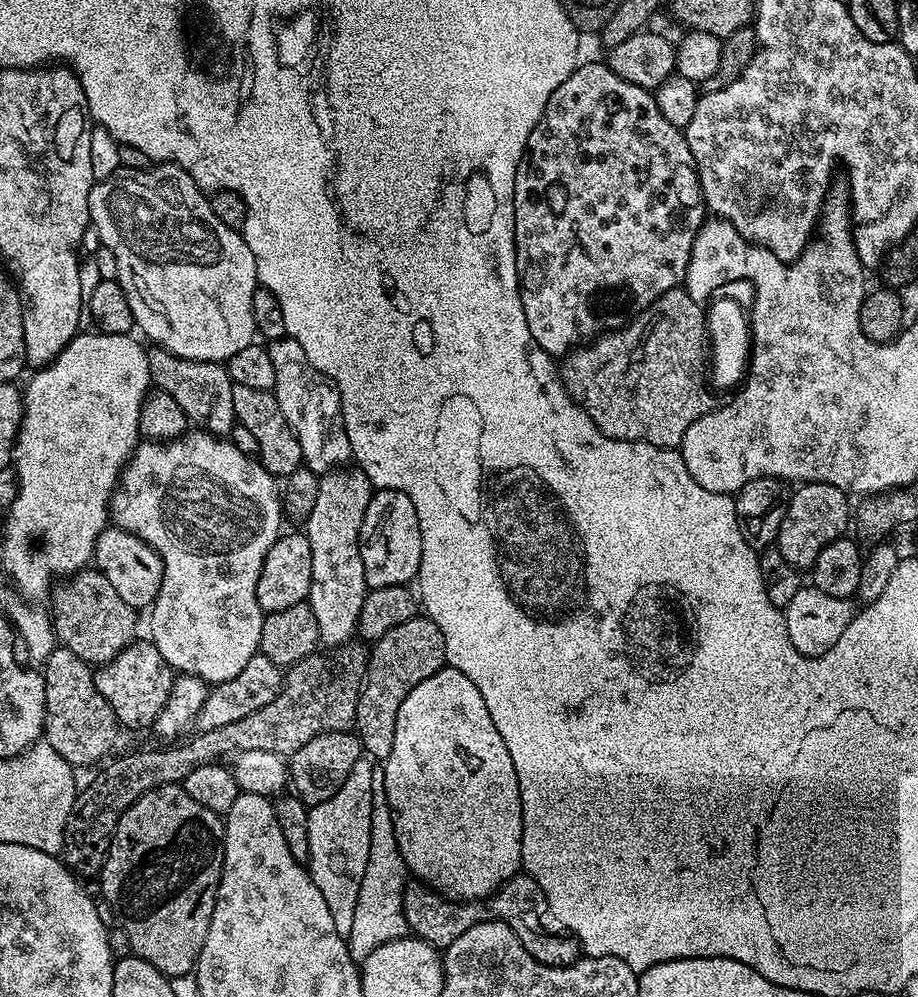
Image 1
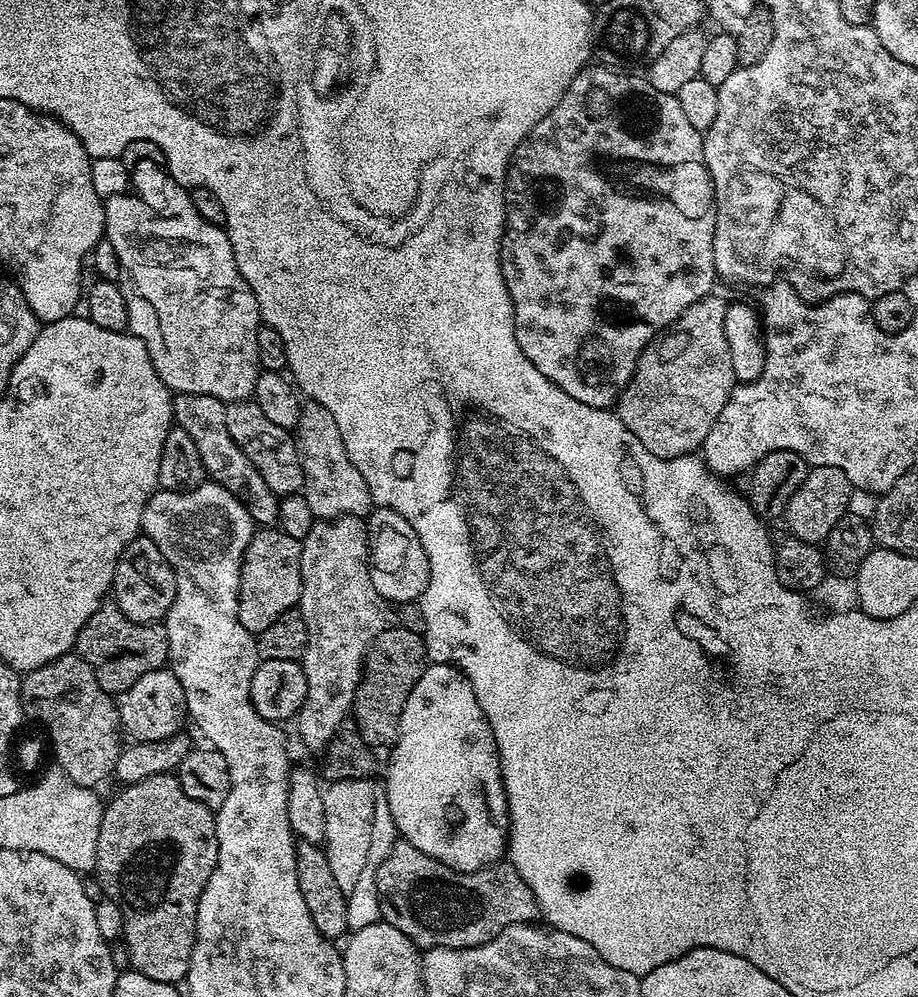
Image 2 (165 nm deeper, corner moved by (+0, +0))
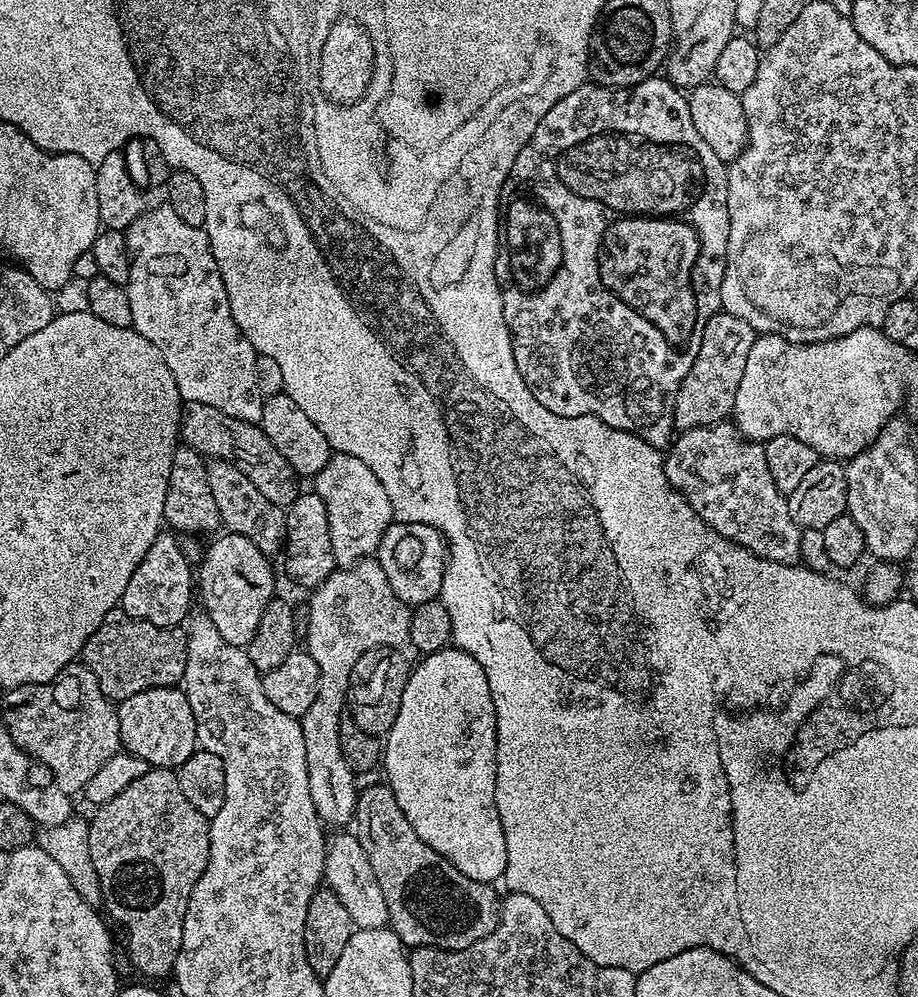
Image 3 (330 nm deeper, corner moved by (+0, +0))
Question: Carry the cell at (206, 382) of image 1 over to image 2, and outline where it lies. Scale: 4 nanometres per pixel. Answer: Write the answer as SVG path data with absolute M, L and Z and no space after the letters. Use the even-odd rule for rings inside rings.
M179 393L172 402L172 415L175 427L186 430L198 446L198 455L202 458L205 477L213 484L221 484L234 498L238 498L246 506L250 518L257 525L272 526L279 518L280 500L276 493L266 486L262 474L254 470L254 462L242 454L242 450L230 438L230 430L226 430L225 401L210 398L210 394Z

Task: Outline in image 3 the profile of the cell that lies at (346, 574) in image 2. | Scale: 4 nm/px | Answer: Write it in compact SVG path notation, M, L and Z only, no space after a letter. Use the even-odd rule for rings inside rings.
M375 558L359 560L359 562L349 568L336 568L320 585L311 589L309 596L312 597L308 600L308 644L306 644L306 651L312 655L314 662L318 662L318 670L320 671L318 698L314 698L314 703L310 705L310 710L306 710L306 714L299 717L299 722L302 726L302 738L306 738L306 770L310 774L310 798L314 798L316 812L325 825L348 826L353 823L356 815L356 797L358 795L356 787L357 773L353 772L352 767L346 762L346 754L342 754L342 746L340 745L340 715L346 710L348 679L351 676L351 668L367 651L372 651L375 648L393 648L396 650L401 647L399 644L403 644L403 646L407 645L411 634L413 609L406 602L402 602L402 598L398 598L398 594L394 594L394 590L390 590L390 582L386 582L386 574L382 574L382 566L379 560Z

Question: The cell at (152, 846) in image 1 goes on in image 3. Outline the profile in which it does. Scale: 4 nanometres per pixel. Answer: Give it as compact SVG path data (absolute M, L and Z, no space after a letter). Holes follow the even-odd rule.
M149 767L142 778L130 782L122 794L110 798L110 802L99 805L93 812L96 813L92 820L87 821L90 857L102 886L103 911L124 927L128 935L128 956L144 975L141 977L153 981L171 977L182 946L186 906L190 906L190 894L194 894L194 886L198 886L198 878L202 878L210 858L209 817L190 806L190 798L182 794L179 775L173 769L153 767Z

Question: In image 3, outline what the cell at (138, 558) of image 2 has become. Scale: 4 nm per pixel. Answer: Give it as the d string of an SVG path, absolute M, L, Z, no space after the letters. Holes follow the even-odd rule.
M161 534L156 537L156 541L150 546L150 550L146 550L146 558L142 558L142 562L138 562L138 570L134 570L134 574L130 574L130 583L126 585L126 594L122 594L122 598L119 602L119 607L130 617L135 620L141 620L142 622L150 622L154 626L162 626L163 628L174 628L183 625L185 621L189 619L190 611L188 607L191 606L192 600L194 604L194 568L190 565L190 557L186 555L182 547L181 541L175 535L167 536L167 534Z

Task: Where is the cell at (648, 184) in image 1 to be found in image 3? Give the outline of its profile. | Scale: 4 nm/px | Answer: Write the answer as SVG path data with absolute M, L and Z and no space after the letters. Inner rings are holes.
M657 74L651 76L649 80L643 80L629 88L605 88L603 84L586 82L582 86L578 86L578 90L566 94L566 98L562 98L562 102L550 106L550 110L546 110L542 122L538 122L530 142L526 142L526 146L522 146L518 158L514 158L514 166L500 191L500 233L496 243L496 277L502 294L504 321L513 338L512 349L514 350L514 362L518 366L518 374L522 374L530 394L534 394L534 398L538 398L538 402L542 402L542 406L546 406L546 410L550 410L554 414L566 418L593 416L611 428L635 432L637 436L650 442L650 446L661 450L667 449L674 439L676 399L680 393L680 387L686 374L690 372L690 366L694 364L694 358L698 356L698 346L706 322L710 322L710 318L715 312L721 311L720 295L722 294L722 278L726 274L726 254L728 253L729 242L728 170L725 161L720 160L718 154L714 154L714 150L710 150L710 146L706 146L706 142L698 135L698 129L694 127L694 121L690 119L687 95L681 89L675 88L667 78Z

